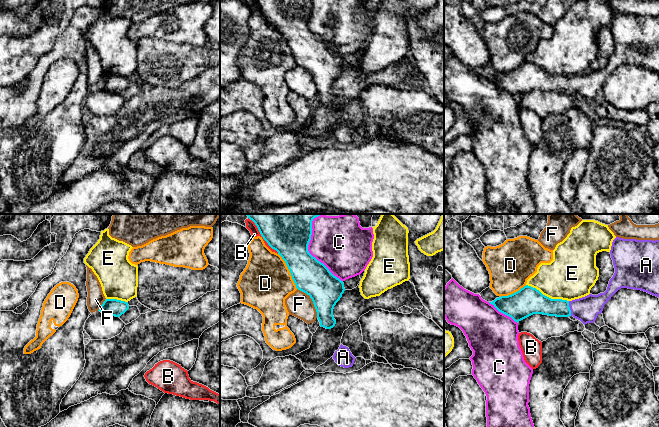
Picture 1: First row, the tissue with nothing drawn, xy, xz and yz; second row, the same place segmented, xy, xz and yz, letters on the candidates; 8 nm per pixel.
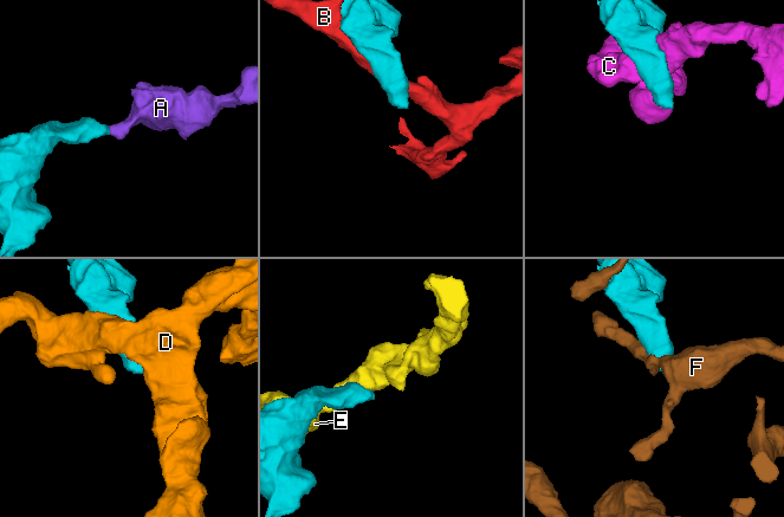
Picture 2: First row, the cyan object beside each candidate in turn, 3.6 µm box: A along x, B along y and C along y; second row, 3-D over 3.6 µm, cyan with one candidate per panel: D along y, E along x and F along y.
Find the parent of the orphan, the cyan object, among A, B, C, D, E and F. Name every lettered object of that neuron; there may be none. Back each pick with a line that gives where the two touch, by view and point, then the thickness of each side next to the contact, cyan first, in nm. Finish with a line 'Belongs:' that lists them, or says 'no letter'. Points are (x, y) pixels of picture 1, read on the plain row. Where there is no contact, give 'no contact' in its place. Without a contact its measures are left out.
A: yz (569, 84) | 160/200 nm
Belongs: A

